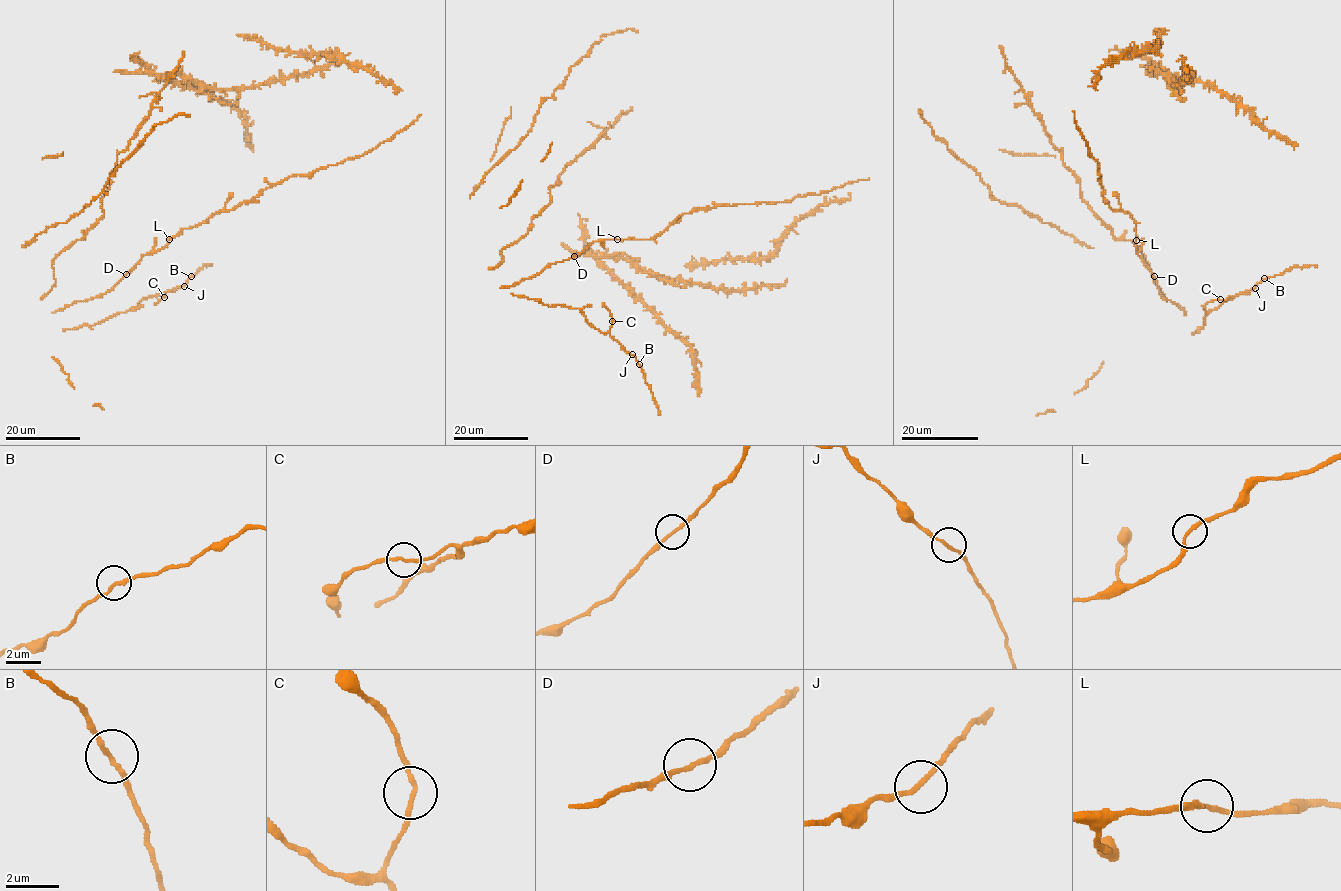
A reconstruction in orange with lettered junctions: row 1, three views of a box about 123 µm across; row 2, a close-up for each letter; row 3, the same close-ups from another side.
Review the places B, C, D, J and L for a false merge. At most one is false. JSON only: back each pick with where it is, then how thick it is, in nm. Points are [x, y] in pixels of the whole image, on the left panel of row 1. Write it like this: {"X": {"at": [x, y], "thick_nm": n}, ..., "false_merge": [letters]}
{"false_merge": []}

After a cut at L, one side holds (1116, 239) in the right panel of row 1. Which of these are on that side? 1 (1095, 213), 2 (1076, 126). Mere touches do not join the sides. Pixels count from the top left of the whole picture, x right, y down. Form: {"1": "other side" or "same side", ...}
{"1": "same side", "2": "other side"}

